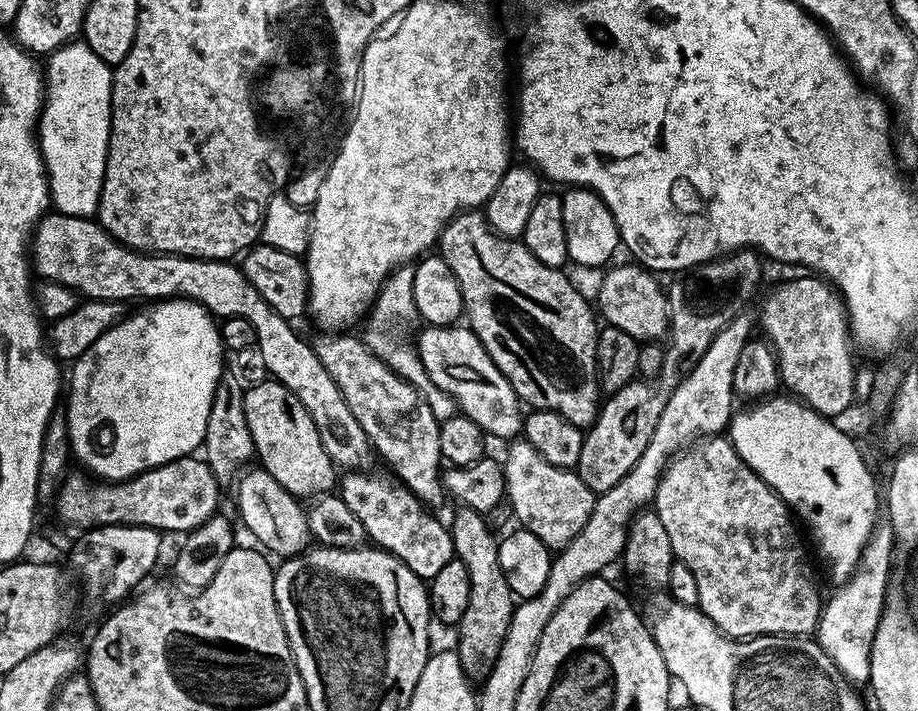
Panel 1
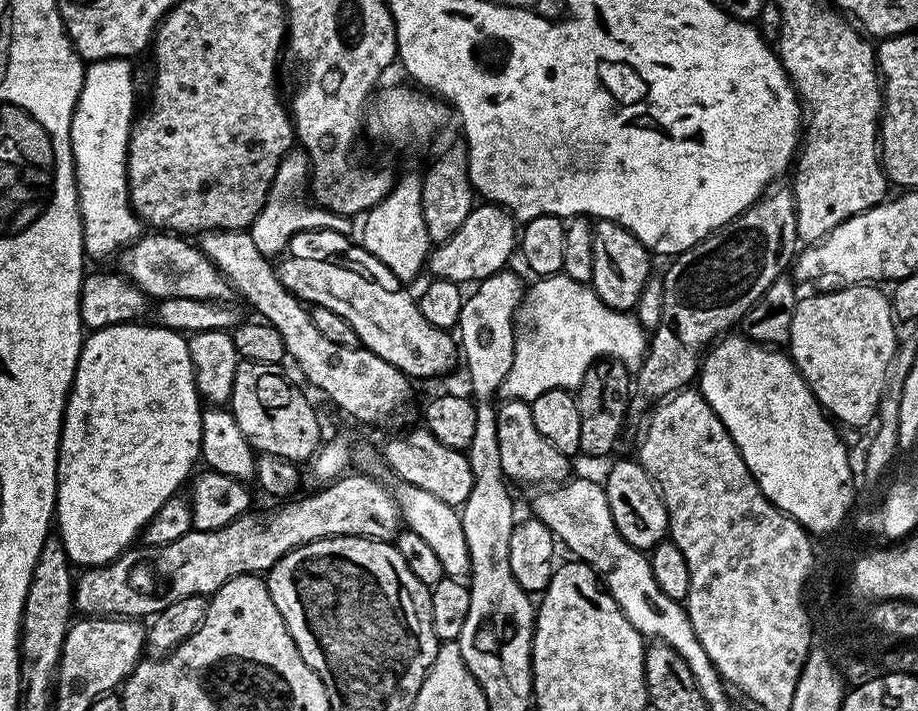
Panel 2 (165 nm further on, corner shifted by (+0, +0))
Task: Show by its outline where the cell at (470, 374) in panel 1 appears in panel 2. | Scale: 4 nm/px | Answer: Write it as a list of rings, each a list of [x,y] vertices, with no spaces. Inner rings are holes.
[[[288,256],[275,265],[277,278],[281,280],[282,286],[290,291],[308,306],[321,304],[326,306],[326,310],[334,310],[338,318],[346,318],[358,334],[360,344],[368,348],[378,357],[385,359],[391,366],[405,373],[409,378],[415,376],[436,376],[439,372],[444,372],[452,363],[458,360],[458,344],[452,340],[447,331],[442,328],[435,328],[426,318],[422,318],[422,310],[415,295],[403,292],[400,288],[387,288],[384,284],[379,284],[376,280],[371,280],[368,276],[363,276],[360,272],[355,272],[352,268],[347,268],[344,264],[335,264],[332,260],[319,260],[316,256]]]

